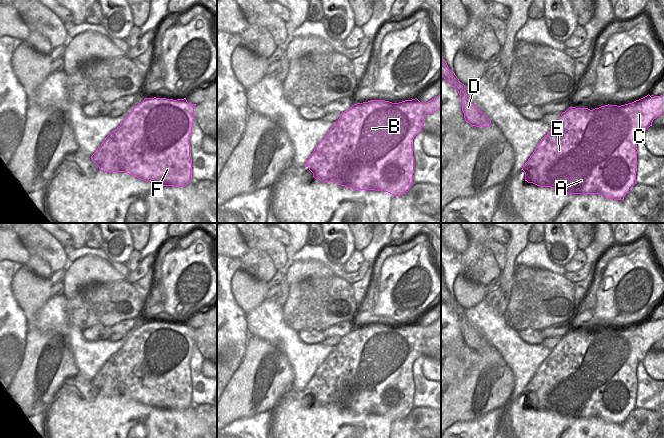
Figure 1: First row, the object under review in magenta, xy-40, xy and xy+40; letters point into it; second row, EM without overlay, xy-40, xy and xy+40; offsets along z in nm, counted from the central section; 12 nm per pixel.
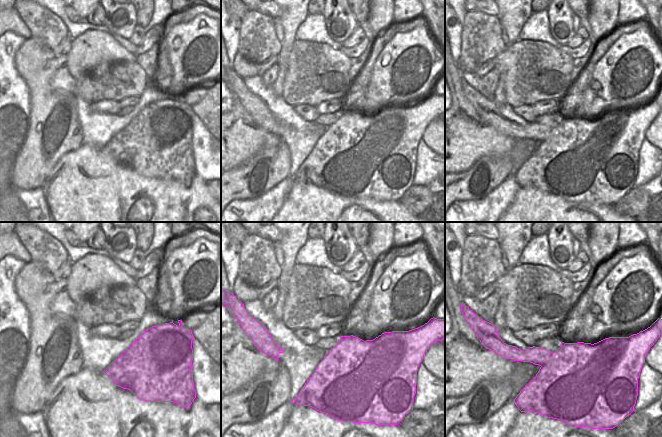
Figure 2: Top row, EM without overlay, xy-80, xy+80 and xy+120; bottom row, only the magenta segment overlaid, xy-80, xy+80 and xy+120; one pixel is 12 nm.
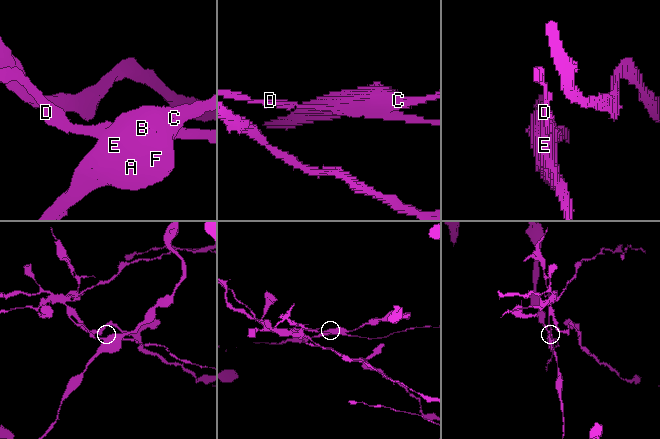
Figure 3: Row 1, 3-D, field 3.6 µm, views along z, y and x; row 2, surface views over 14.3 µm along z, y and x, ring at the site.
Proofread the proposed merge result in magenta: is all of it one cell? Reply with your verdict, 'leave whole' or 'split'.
split

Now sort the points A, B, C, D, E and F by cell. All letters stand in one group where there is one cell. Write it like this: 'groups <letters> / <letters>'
groups A B C E F / D

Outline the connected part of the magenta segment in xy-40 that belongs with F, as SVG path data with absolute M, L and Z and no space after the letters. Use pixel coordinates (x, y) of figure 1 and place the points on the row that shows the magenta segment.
M145 98L91 159L103 172L125 172L163 186L187 186L192 181L189 139L195 106L186 98Z

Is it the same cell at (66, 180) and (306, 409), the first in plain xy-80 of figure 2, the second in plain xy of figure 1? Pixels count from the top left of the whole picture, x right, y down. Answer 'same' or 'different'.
same

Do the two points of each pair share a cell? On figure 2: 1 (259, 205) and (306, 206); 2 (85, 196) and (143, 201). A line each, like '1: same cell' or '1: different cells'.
1: different cells
2: same cell

